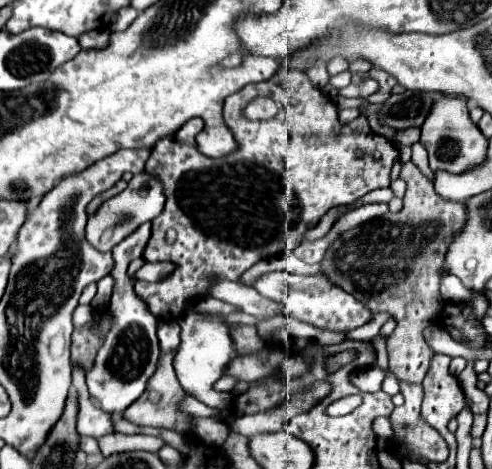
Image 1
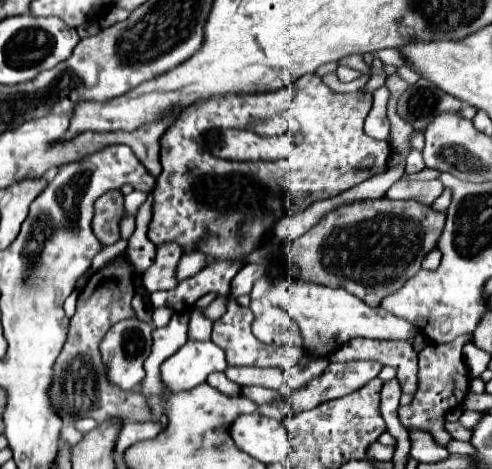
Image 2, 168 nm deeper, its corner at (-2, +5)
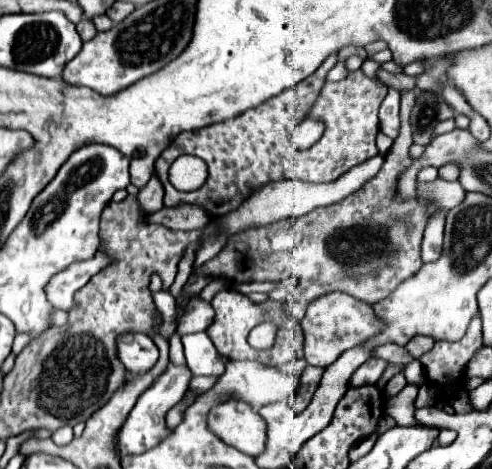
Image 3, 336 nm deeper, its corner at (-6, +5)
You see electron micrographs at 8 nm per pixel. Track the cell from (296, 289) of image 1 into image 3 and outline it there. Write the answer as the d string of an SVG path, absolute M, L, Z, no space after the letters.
M331 292L321 298L315 298L307 306L307 314L301 320L301 326L303 326L303 334L305 334L307 364L327 368L345 350L355 348L355 346L367 342L367 338L373 338L375 334L379 334L379 326L383 326L383 322L379 322L379 318L375 318L375 312L371 310L369 304L357 300L349 294L343 294L343 292Z

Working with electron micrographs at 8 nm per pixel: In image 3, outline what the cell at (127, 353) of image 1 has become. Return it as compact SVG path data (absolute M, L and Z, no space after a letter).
M123 332L117 338L117 354L129 374L139 376L149 372L159 360L159 348L147 334Z

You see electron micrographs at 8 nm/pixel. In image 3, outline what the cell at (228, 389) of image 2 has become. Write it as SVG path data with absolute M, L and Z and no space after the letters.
M195 332L183 336L185 358L193 372L193 376L221 376L225 364L219 360L219 352L215 350L211 338L205 332Z

